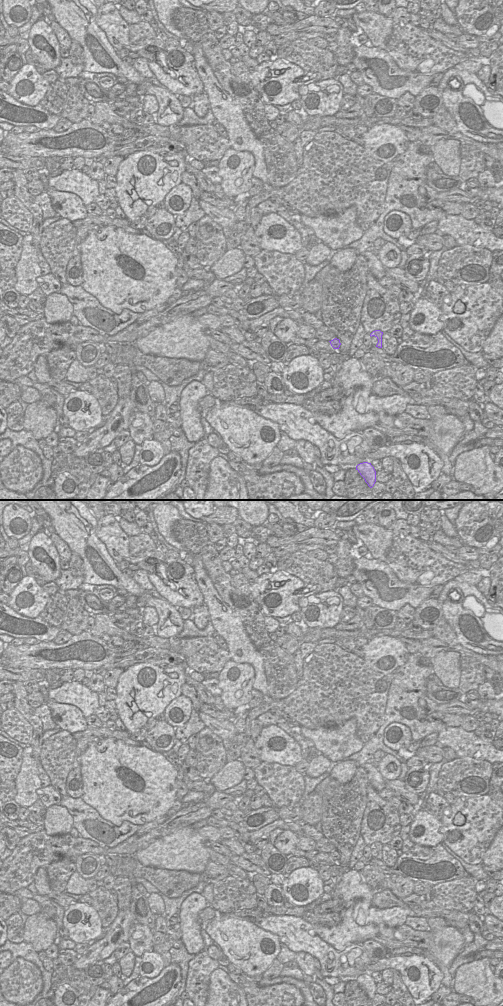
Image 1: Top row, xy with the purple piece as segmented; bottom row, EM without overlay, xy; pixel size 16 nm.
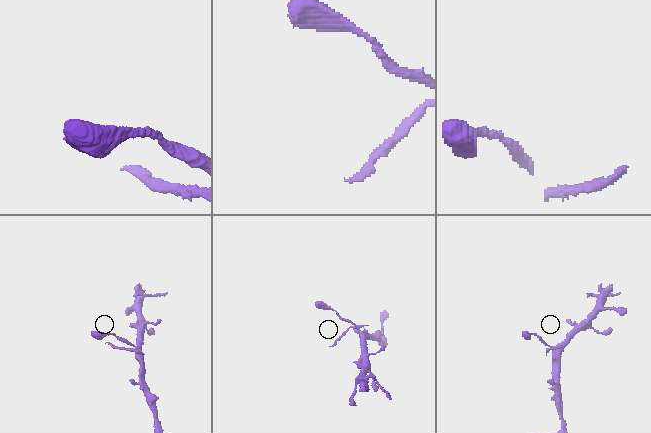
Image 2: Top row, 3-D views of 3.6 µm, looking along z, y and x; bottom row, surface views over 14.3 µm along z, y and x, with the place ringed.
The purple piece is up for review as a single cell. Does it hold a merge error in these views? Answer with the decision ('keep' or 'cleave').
cleave

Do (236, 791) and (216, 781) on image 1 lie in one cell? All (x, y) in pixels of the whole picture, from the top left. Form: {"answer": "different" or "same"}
{"answer": "different"}

